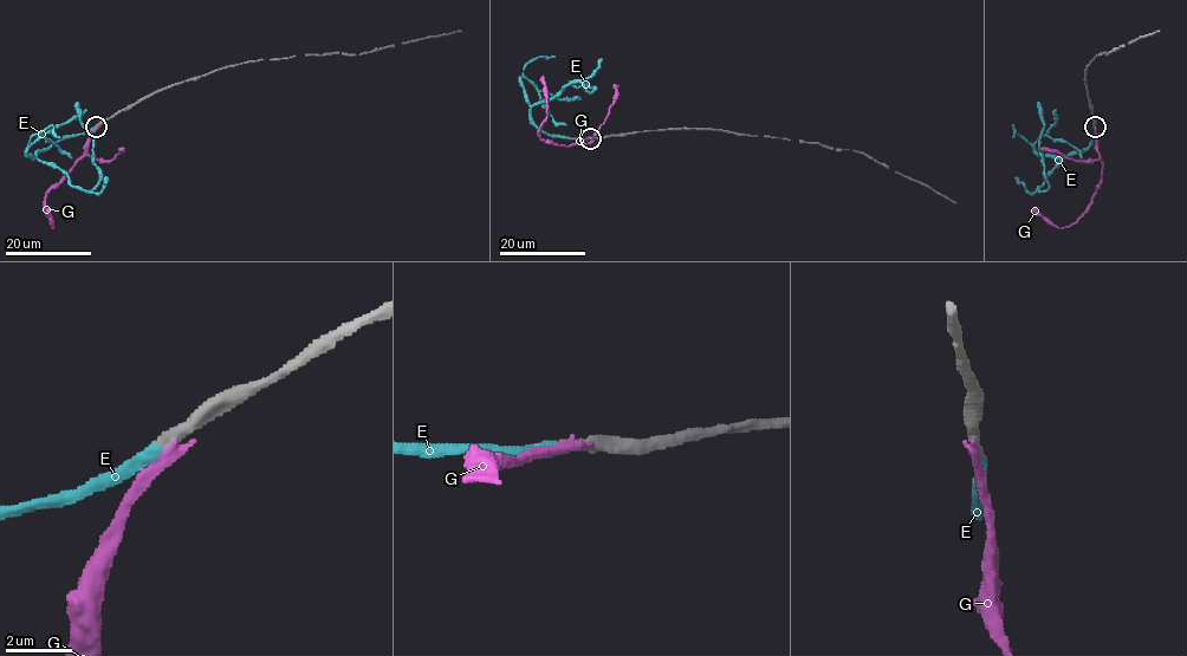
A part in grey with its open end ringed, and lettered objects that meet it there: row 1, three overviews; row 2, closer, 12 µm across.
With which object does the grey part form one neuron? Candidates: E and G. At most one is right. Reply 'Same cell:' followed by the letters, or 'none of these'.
Same cell: E

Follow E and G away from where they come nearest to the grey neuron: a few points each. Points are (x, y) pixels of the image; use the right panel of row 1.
E: (1095, 127), (1085, 148), (1066, 155), (1045, 175), (1040, 192), (1048, 184), (1037, 102)
G: (1095, 127), (1102, 169), (1093, 202), (1074, 222), (1061, 228), (1032, 209)

